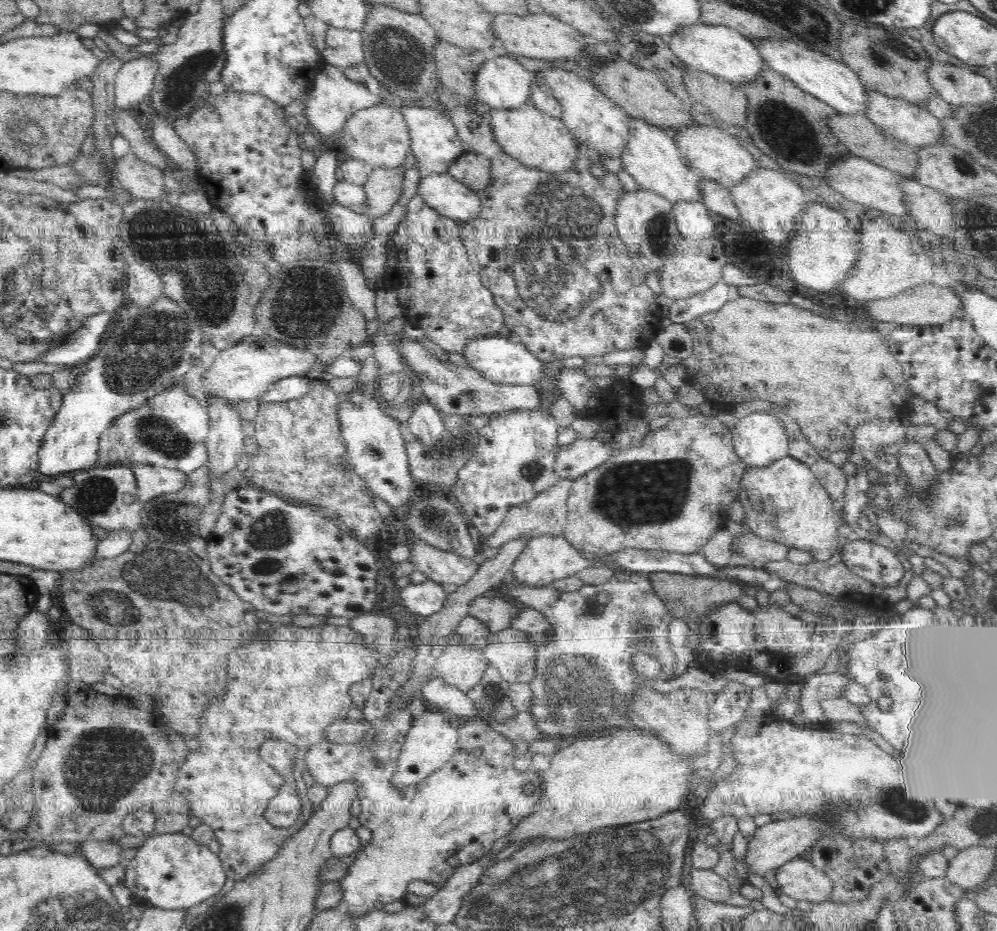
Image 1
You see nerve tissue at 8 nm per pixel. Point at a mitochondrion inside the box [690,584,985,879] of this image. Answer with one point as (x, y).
(899, 803)

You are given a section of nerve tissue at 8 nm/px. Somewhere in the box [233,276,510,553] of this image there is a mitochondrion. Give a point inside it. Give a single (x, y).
(434, 518)

